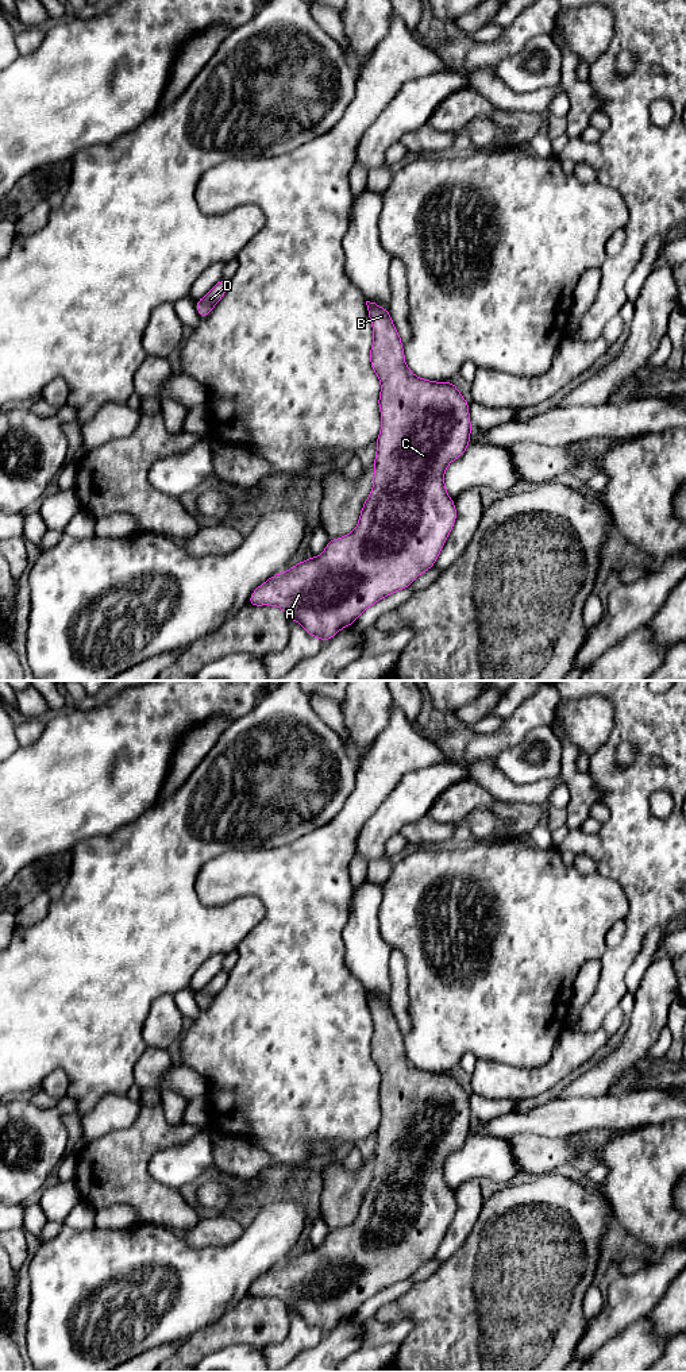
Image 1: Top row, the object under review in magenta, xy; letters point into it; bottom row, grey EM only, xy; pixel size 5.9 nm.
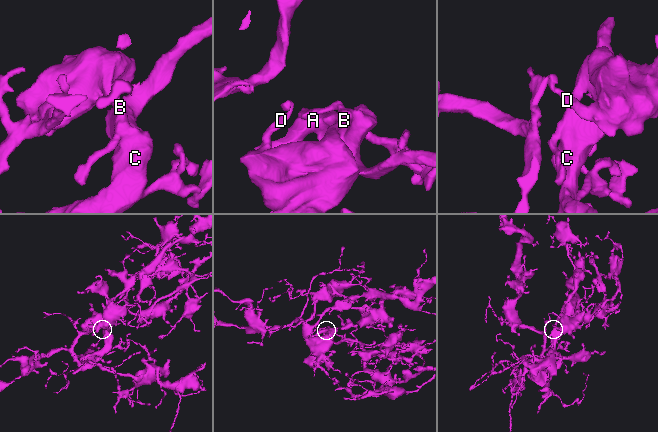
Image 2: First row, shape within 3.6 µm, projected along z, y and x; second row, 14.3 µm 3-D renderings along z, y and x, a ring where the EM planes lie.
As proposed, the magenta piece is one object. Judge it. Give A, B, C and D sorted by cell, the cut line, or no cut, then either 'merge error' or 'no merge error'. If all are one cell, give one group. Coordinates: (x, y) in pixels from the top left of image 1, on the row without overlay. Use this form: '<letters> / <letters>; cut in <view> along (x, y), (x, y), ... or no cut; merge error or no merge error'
A B C D; no cut; no merge error

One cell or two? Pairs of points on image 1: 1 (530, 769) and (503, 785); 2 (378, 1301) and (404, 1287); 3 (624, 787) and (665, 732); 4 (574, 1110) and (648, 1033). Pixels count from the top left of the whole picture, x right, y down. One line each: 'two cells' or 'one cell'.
1: two cells
2: one cell
3: one cell
4: two cells

